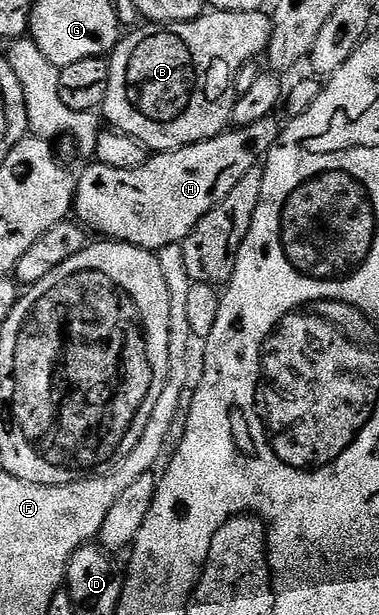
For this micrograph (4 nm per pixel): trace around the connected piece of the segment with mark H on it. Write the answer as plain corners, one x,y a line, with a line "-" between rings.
268,118
250,124
247,128
238,126
224,130
219,136
203,140
199,144
190,144
172,152
157,152
148,155
147,161
141,166
129,170
117,170
113,166
105,166
98,162
91,162
83,173
78,173
75,187
74,215
80,224
92,233
100,232
100,237
111,242
132,244
144,248
146,252
158,254
165,246
182,244
185,237
257,166
255,156
266,157
272,144
279,139
281,124
275,118

